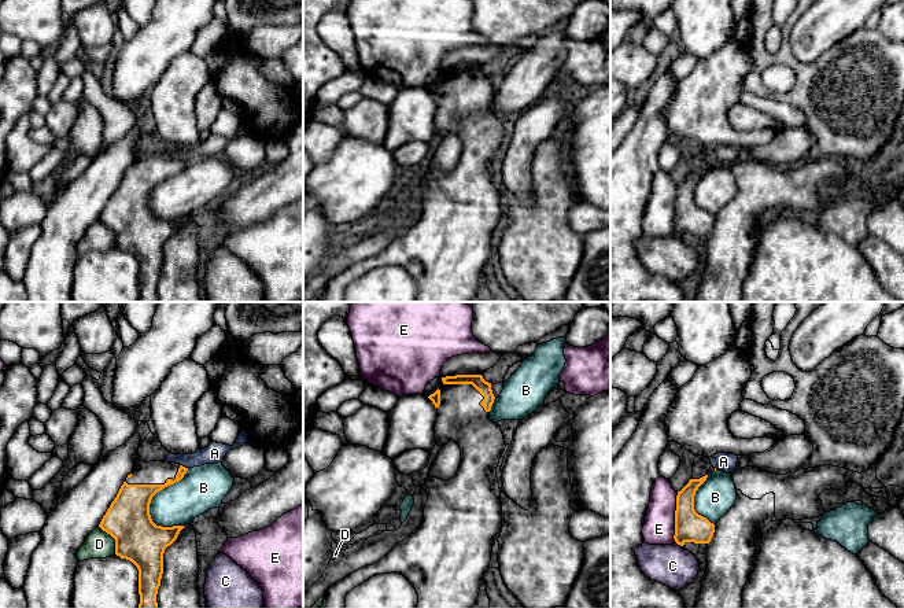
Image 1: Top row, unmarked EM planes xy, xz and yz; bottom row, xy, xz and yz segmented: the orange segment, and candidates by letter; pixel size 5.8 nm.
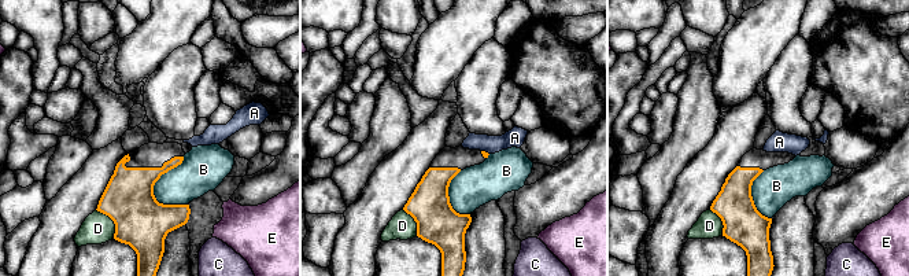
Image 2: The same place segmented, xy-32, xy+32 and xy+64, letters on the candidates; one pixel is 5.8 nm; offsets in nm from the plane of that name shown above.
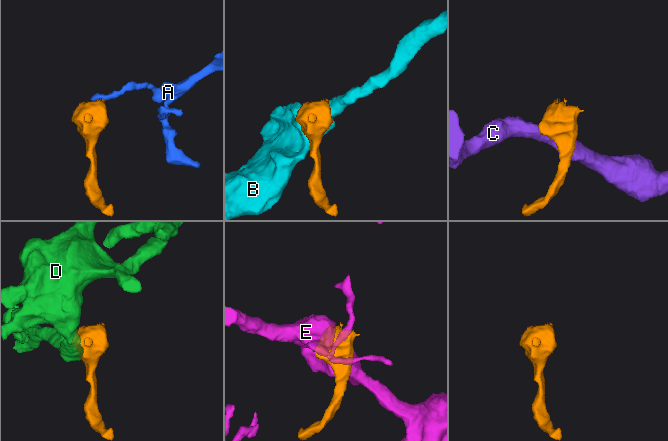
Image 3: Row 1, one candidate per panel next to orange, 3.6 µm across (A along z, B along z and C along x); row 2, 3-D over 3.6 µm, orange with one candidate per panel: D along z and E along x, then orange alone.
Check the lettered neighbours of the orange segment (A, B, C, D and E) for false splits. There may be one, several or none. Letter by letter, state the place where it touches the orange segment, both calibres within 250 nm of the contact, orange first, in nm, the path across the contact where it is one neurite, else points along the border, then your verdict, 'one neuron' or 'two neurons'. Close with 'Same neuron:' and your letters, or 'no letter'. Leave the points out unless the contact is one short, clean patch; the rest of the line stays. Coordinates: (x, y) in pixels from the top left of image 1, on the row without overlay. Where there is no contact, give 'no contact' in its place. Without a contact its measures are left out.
A: xy (184, 159) | 80/120 nm | along xy (180, 157), (188, 161) | two neurons
B: xy (157, 184) | 260/240 nm | two neurons
C: yz (679, 236) | 180/240 nm | along yz (676, 235), (682, 239) | two neurons
D: xy (114, 231) | 280/160 nm | two neurons
E: yz (675, 210) | 180/190 nm | two neurons
Same neuron: no letter

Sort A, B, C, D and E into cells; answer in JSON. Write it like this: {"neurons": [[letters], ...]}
{"neurons": [["A"], ["B"], ["C"], ["D"], ["E"]]}

